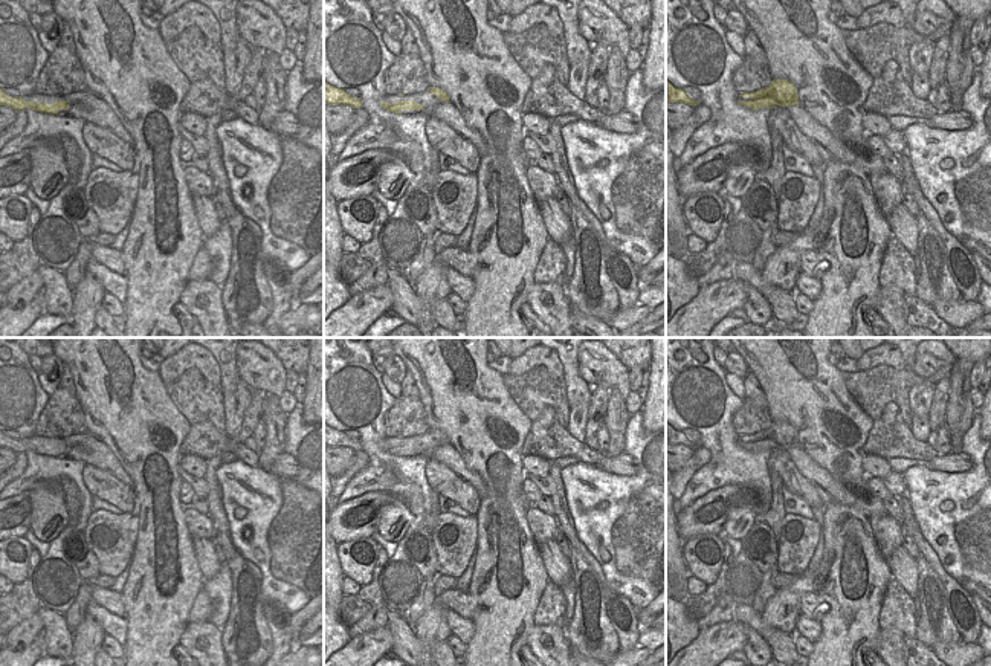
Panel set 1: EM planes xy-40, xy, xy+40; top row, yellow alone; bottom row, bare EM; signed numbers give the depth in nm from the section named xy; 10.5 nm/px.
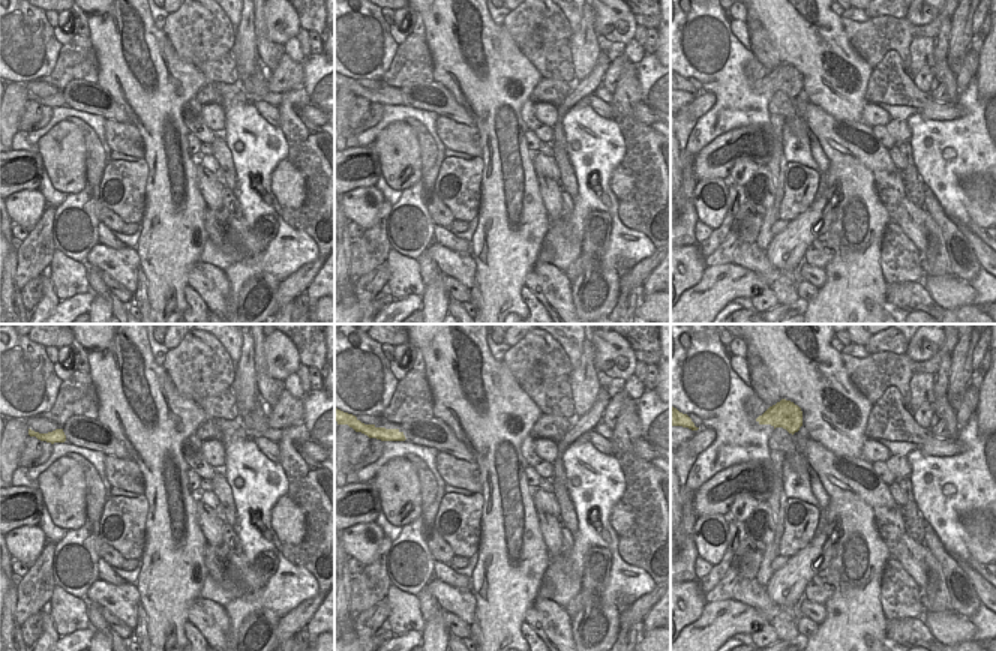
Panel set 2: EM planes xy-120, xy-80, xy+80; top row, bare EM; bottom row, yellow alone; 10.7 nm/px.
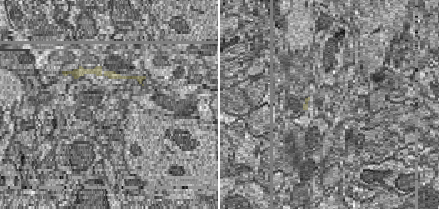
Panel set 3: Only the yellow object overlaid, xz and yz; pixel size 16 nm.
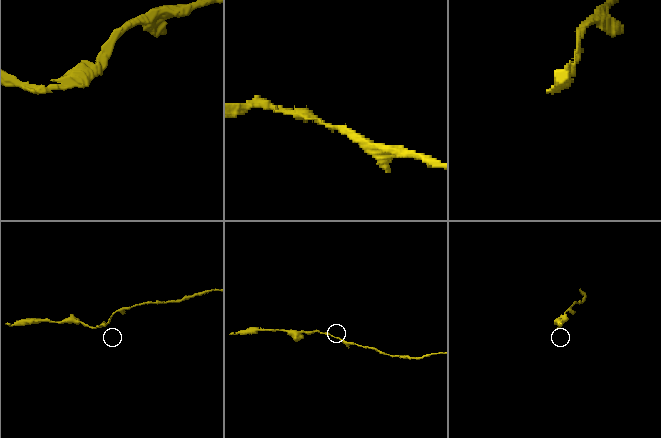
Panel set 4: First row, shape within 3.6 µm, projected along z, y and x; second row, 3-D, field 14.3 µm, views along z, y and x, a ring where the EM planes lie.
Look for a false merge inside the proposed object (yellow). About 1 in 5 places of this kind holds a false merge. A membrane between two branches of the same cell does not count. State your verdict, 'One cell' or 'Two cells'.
One cell

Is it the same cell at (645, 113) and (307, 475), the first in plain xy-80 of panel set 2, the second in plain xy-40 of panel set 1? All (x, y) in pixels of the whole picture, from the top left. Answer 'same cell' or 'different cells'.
different cells

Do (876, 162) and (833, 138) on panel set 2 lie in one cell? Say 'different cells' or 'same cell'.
same cell

